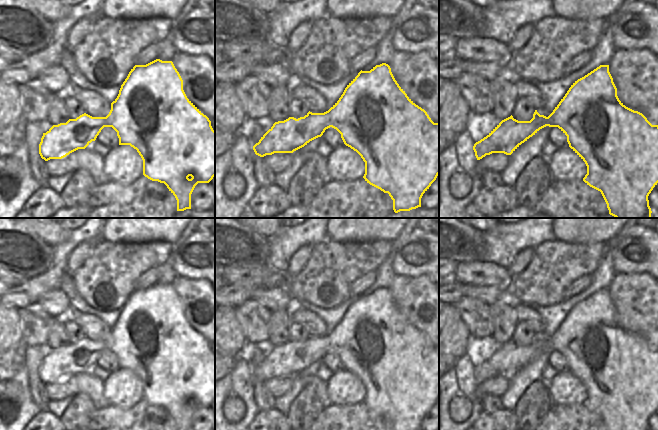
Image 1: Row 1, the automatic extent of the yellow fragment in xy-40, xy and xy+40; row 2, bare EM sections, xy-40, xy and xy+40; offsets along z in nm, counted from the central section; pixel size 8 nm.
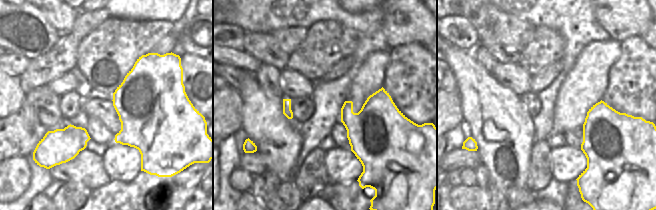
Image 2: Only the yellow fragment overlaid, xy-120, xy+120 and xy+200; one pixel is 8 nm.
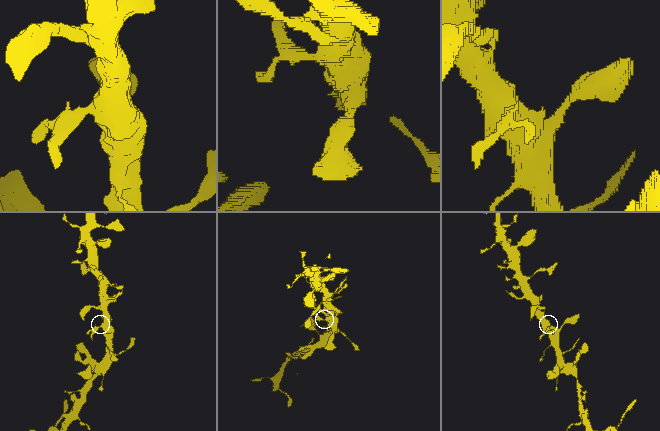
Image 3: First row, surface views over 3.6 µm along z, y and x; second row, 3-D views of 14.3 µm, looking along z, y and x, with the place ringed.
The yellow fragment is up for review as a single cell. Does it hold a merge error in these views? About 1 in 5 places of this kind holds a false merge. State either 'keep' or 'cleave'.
keep

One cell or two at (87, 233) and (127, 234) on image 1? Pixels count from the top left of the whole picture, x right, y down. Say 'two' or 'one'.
two

